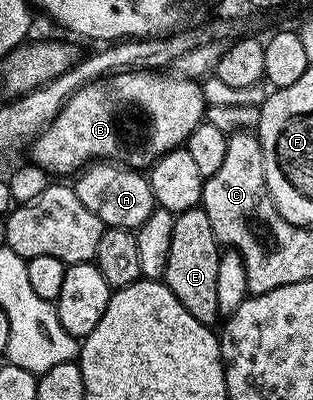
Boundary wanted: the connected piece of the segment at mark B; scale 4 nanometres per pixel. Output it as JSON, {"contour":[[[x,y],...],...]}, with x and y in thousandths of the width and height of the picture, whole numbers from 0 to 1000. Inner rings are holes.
{"contour":[[[511,175],[361,180],[351,190],[294,200],[211,253],[173,305],[160,305],[134,338],[102,353],[99,408],[141,420],[157,435],[243,435],[297,405],[367,405],[438,425],[482,423],[543,375],[578,368],[610,330],[655,298],[658,250],[639,215],[623,200],[527,185]]]}

